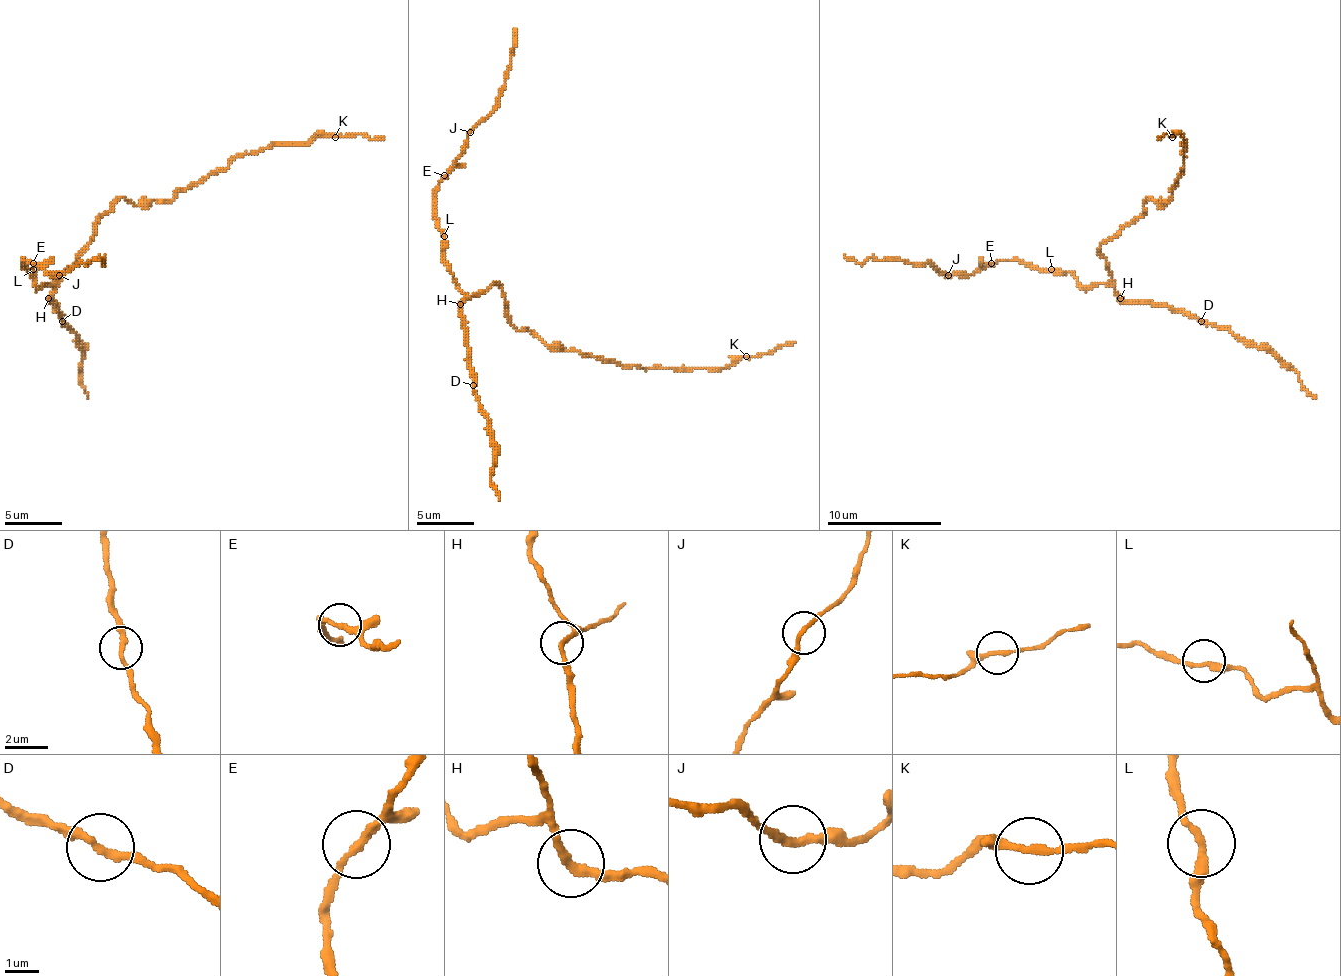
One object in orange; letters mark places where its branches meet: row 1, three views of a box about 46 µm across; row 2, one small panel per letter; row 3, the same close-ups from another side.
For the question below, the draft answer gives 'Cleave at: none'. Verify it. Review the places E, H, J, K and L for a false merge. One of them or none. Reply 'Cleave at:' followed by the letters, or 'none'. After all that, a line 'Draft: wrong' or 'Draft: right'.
Cleave at: none
Draft: right

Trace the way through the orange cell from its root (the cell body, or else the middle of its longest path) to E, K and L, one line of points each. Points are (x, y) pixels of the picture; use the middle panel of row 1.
E: (502, 290), (493, 285), (470, 296), (459, 287), (447, 265), (444, 233), (436, 216), (436, 187), (444, 175)
K: (502, 290), (505, 313), (519, 331), (528, 328), (565, 351), (640, 368), (726, 368), (746, 356)
L: (502, 290), (493, 285), (488, 290), (470, 296), (465, 293), (444, 259), (444, 236)

